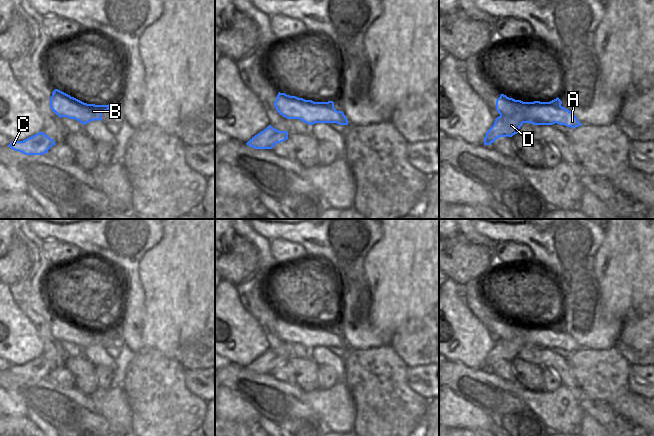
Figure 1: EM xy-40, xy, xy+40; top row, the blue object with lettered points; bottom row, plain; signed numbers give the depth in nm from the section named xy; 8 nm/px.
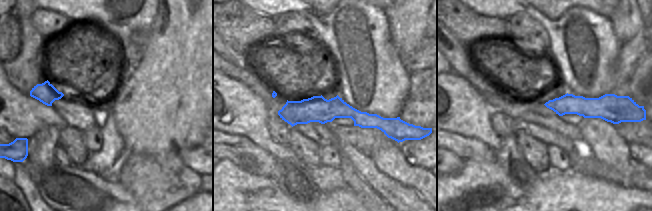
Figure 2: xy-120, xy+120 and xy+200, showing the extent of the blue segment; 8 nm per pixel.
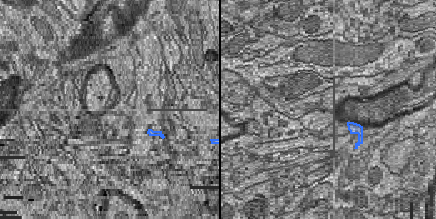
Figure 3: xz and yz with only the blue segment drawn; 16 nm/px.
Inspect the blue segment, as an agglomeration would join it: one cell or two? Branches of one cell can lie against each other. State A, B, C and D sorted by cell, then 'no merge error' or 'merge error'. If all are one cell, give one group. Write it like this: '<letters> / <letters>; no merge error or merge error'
A B D / C; merge error

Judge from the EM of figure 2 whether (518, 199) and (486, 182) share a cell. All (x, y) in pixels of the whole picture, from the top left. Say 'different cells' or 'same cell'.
same cell

